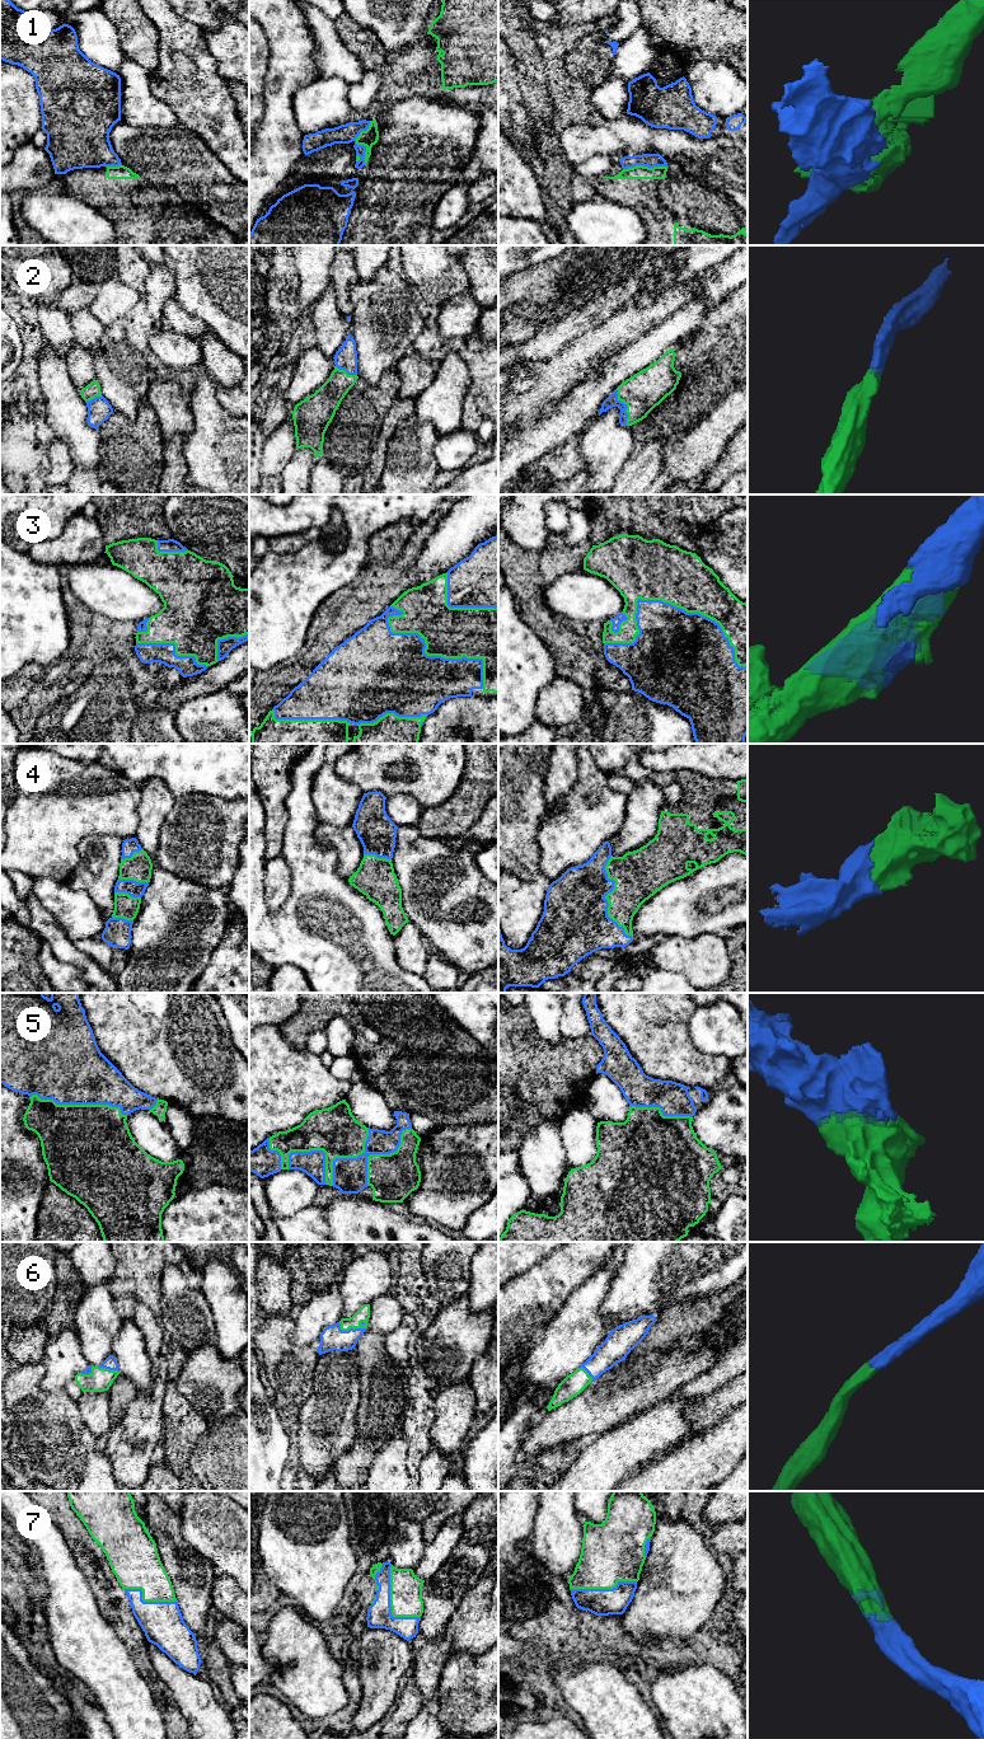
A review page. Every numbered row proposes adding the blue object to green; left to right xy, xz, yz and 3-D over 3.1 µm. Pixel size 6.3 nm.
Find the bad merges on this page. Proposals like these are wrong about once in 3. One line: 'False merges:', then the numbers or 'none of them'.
False merges: 1

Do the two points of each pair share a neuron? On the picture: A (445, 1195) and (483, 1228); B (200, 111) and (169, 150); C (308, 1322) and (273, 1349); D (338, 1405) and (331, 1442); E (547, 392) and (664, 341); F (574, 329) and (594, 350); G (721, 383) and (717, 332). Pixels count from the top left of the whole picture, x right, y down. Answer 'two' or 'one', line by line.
A: two
B: two
C: two
D: one
E: two
F: two
G: one

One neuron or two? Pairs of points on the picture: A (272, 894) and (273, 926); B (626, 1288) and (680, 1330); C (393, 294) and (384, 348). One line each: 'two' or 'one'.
A: two
B: two
C: one

